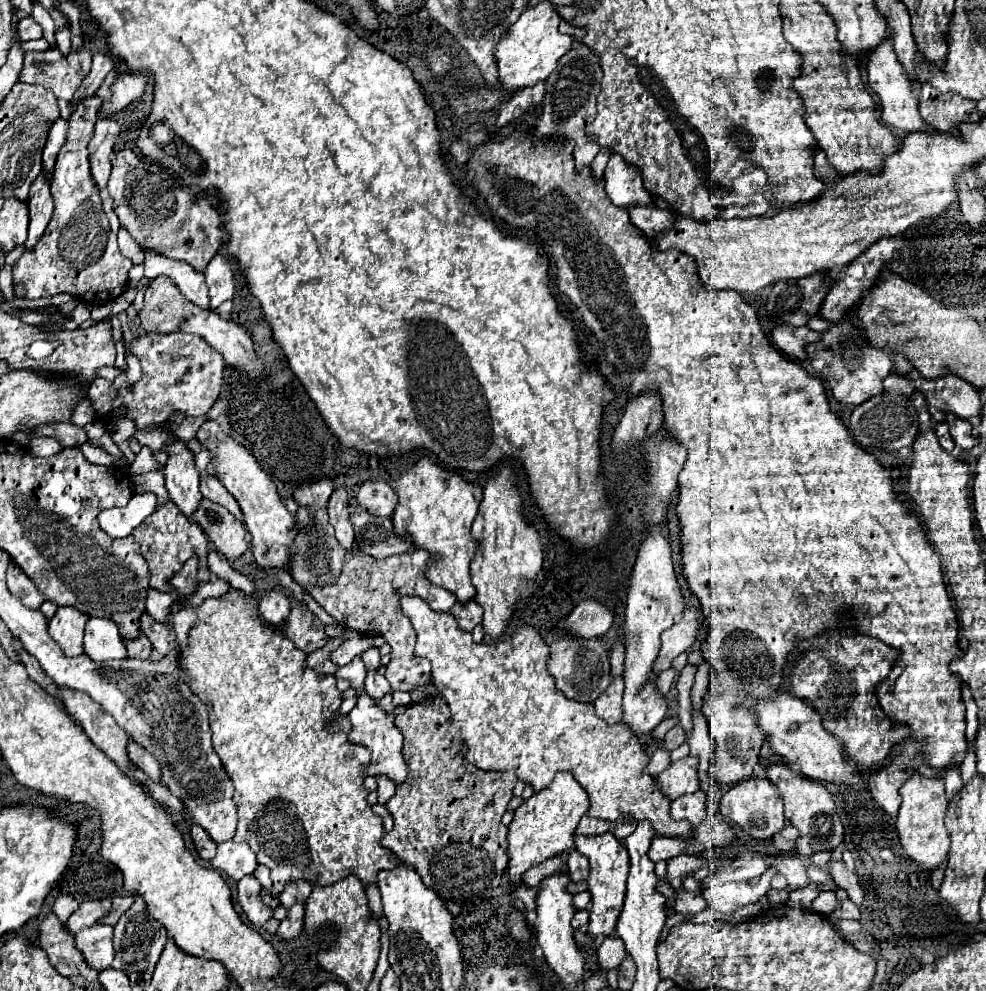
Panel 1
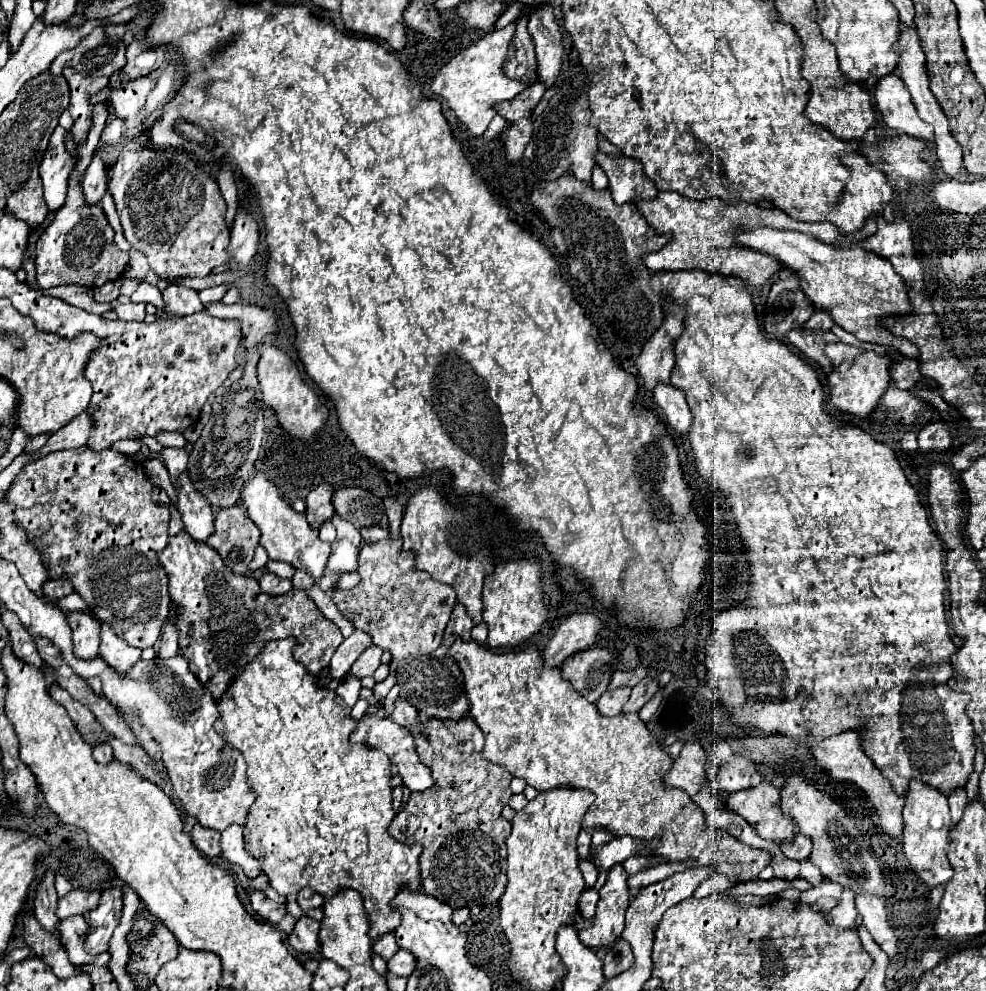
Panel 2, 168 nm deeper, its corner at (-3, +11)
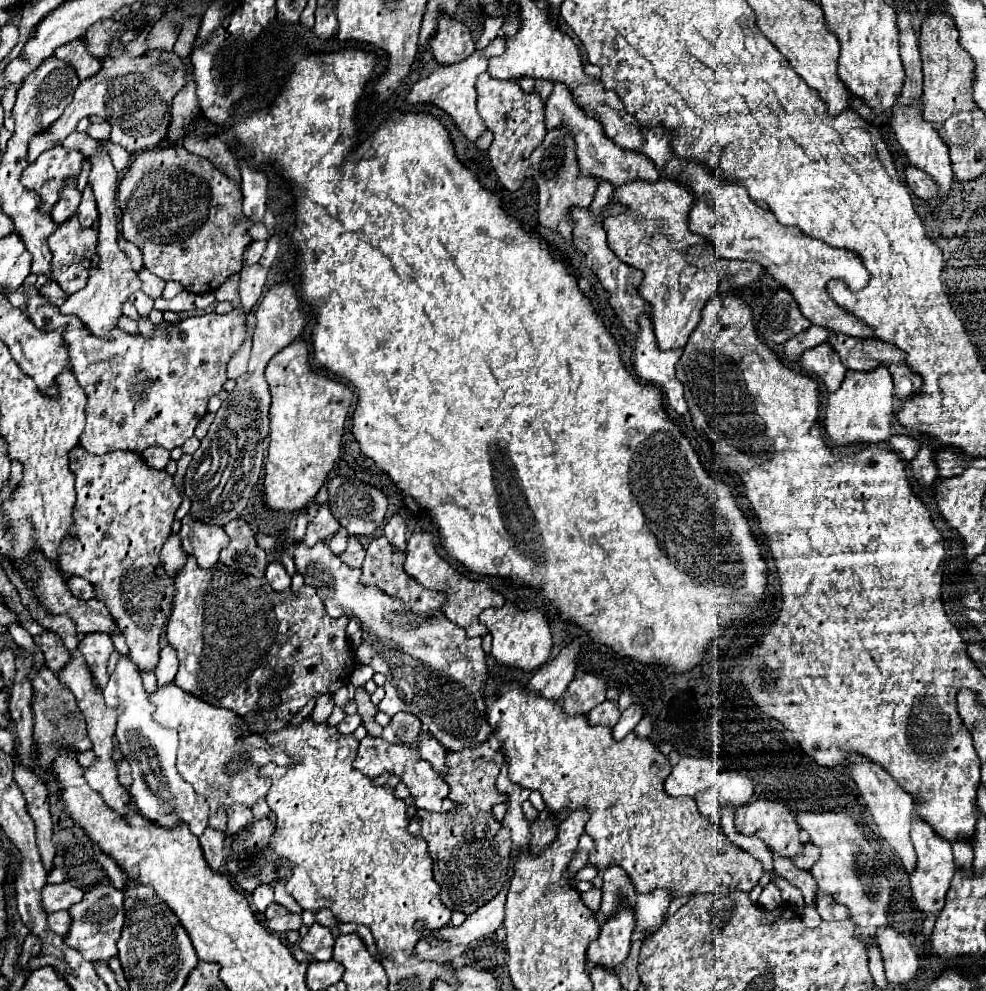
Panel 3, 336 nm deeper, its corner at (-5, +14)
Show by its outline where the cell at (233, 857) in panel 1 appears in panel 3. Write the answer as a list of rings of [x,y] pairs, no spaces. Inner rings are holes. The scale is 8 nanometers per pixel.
[[[259,885],[257,891],[253,891],[251,899],[253,899],[253,905],[255,905],[255,909],[257,909],[259,913],[265,913],[269,905],[277,903],[277,901],[275,901],[275,895],[273,895],[273,889],[271,889],[269,885]]]

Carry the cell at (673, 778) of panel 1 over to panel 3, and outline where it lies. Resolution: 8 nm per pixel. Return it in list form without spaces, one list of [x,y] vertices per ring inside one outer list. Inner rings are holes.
[[[681,757],[665,781],[665,793],[671,797],[695,797],[699,791],[711,787],[713,775],[719,775],[715,761],[701,757]]]

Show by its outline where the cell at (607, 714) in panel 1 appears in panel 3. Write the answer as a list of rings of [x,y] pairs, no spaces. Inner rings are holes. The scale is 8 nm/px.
[[[603,701],[601,705],[597,705],[595,709],[589,711],[587,715],[587,723],[589,725],[603,725],[603,727],[615,727],[615,723],[619,721],[621,711],[617,707],[615,701]]]

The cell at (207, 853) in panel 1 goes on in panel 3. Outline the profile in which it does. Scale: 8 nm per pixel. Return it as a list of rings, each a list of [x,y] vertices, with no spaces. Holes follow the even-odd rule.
[[[211,827],[199,837],[199,843],[201,843],[203,855],[207,859],[207,865],[213,871],[219,871],[223,861],[225,861],[223,859],[223,839],[225,839],[225,833],[221,833],[217,829],[211,829]]]

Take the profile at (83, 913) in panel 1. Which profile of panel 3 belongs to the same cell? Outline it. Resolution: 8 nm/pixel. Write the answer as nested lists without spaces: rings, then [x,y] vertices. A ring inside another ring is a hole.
[[[59,883],[59,885],[45,885],[41,889],[41,907],[47,913],[53,911],[61,911],[61,909],[69,909],[69,905],[81,901],[85,893],[77,887],[73,887],[71,883]]]

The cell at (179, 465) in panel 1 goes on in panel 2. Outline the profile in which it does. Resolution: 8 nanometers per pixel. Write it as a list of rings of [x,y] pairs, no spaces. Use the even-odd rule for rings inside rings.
[[[187,470],[177,480],[177,498],[177,508],[183,516],[185,530],[191,534],[191,538],[205,542],[213,528],[213,508],[207,496],[203,496],[203,492],[193,486]]]

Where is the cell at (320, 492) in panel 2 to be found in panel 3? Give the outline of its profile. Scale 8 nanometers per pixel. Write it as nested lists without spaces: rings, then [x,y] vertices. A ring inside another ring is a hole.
[[[321,505],[319,511],[317,511],[317,515],[307,525],[307,535],[305,535],[303,543],[307,547],[313,547],[319,541],[329,543],[331,537],[337,533],[337,529],[339,529],[339,521],[331,515],[331,511],[329,511],[327,505]]]

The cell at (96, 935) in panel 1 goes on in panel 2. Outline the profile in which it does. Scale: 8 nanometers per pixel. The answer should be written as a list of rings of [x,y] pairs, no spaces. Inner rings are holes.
[[[71,916],[67,920],[61,920],[59,932],[61,932],[61,942],[73,964],[77,964],[77,966],[81,966],[81,964],[107,966],[107,962],[111,960],[109,952],[101,952],[101,954],[85,952],[85,938],[89,932],[89,924],[83,916]]]

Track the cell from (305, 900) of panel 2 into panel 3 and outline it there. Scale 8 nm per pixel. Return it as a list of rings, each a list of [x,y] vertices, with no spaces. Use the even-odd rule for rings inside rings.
[[[325,909],[325,911],[319,911],[315,917],[317,917],[317,923],[319,923],[319,925],[325,925],[325,927],[331,929],[331,933],[333,933],[335,939],[341,935],[341,931],[339,931],[339,927],[337,927],[337,919],[333,917],[333,913],[329,913],[329,911]]]

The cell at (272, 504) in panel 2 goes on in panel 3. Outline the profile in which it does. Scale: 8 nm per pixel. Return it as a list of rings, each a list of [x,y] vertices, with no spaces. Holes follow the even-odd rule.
[[[305,543],[289,545],[293,551],[293,559],[297,565],[297,571],[305,577],[305,585],[311,585],[317,589],[317,595],[323,599],[325,611],[331,617],[355,617],[361,625],[363,639],[361,645],[355,651],[355,657],[359,665],[369,665],[375,673],[383,673],[387,677],[385,681],[385,697],[377,705],[379,711],[393,717],[399,711],[415,713],[427,731],[449,751],[463,751],[467,747],[475,747],[477,743],[483,743],[493,733],[493,727],[487,721],[487,707],[483,699],[483,685],[487,679],[487,663],[485,653],[481,649],[481,637],[469,639],[465,635],[465,629],[453,625],[447,617],[429,617],[429,615],[415,615],[405,611],[403,603],[389,597],[377,587],[365,587],[361,585],[361,569],[347,567],[327,543],[317,543],[315,547],[307,547]]]

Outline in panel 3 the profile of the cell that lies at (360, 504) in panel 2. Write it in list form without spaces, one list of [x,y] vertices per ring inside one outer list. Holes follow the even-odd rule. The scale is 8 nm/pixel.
[[[333,477],[327,485],[327,495],[329,495],[329,509],[335,515],[335,519],[347,529],[349,535],[363,537],[363,535],[373,535],[385,519],[387,513],[387,497],[377,489],[361,481],[343,481],[341,477]]]

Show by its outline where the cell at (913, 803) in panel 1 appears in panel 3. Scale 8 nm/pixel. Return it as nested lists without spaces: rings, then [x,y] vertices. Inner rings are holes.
[[[913,813],[911,841],[917,851],[917,869],[911,873],[911,891],[915,897],[915,905],[919,911],[923,911],[925,917],[929,917],[929,915],[937,917],[945,905],[945,893],[955,875],[955,861],[953,861],[951,845],[945,839],[937,837],[937,833],[931,829],[931,825],[927,825],[923,819],[917,819],[915,813]]]

